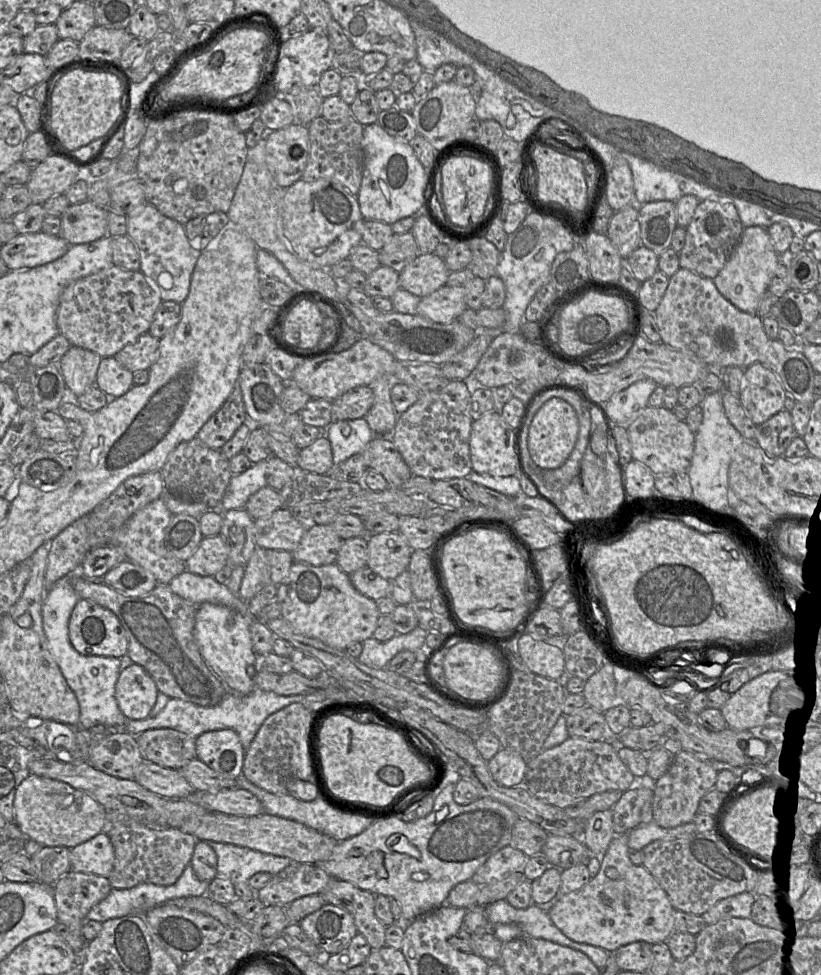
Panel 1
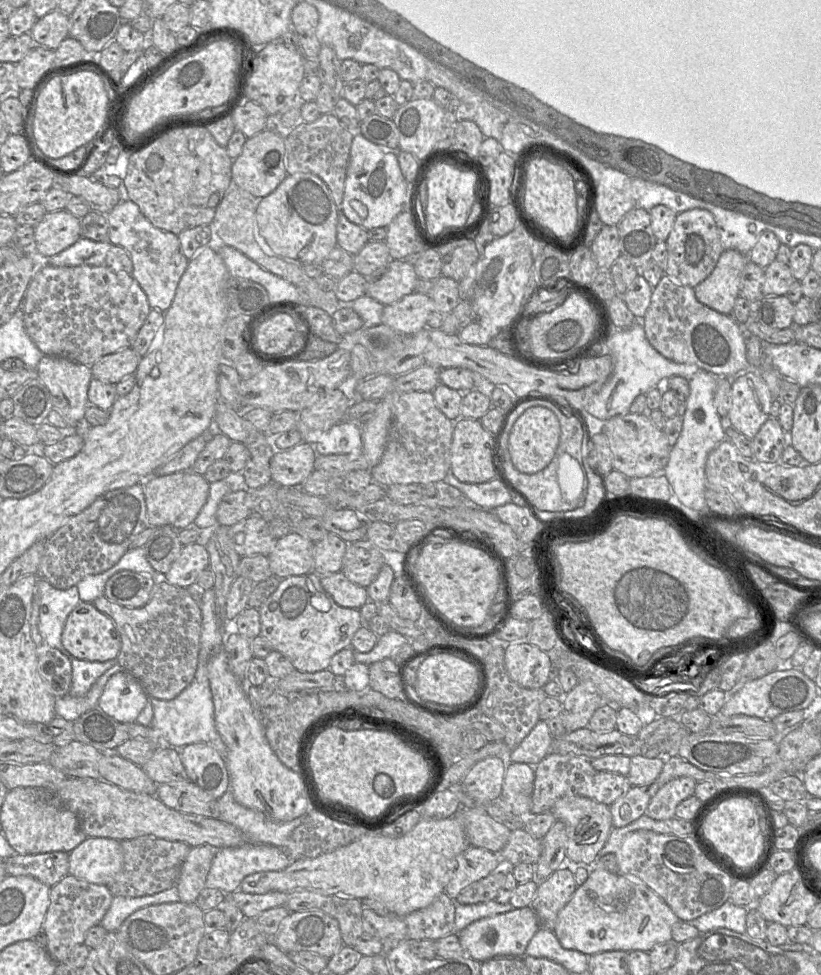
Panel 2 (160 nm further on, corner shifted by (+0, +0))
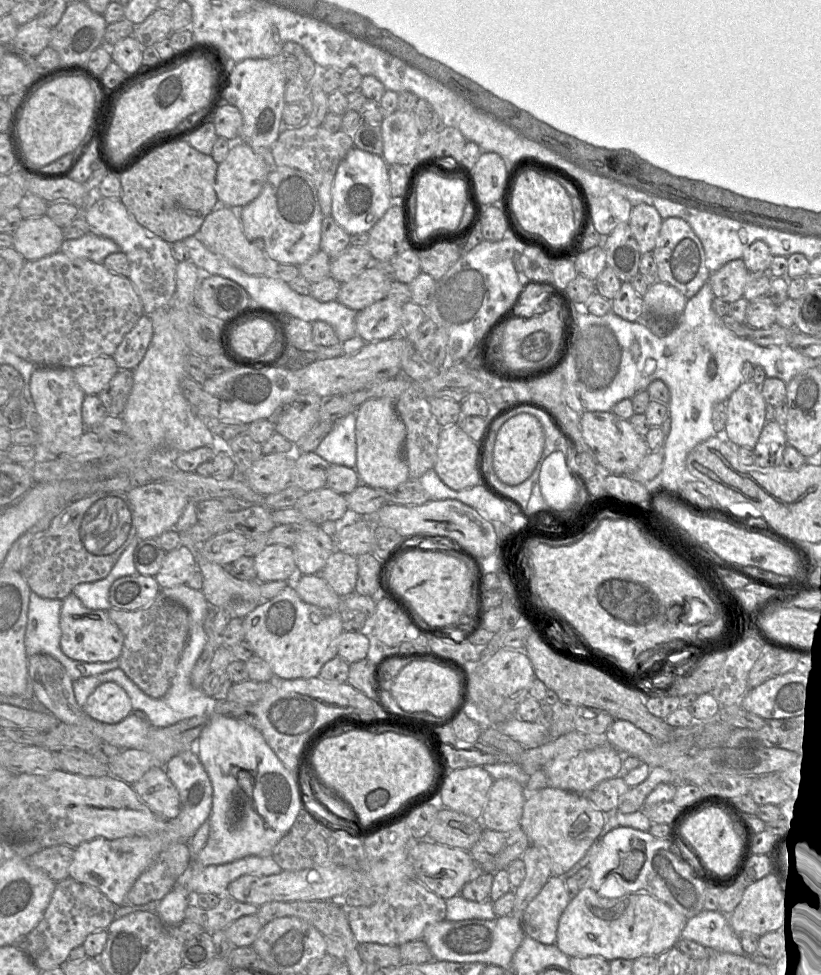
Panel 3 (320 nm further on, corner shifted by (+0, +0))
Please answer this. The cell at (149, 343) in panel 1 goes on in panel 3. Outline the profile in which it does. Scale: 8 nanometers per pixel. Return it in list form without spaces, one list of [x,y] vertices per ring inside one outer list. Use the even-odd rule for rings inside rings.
[[[100,356],[74,368],[73,372],[86,395],[98,395],[119,370],[112,356]]]

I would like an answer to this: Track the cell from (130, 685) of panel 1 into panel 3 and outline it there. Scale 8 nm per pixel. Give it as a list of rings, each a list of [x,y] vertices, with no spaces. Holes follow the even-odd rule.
[[[114,682],[99,685],[82,709],[94,720],[106,724],[118,724],[133,712],[129,696]]]

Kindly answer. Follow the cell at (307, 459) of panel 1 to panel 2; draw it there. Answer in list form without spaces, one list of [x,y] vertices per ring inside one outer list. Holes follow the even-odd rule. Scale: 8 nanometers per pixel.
[[[303,441],[290,449],[275,451],[270,460],[272,482],[284,487],[300,487],[314,471],[316,455],[314,446]]]

